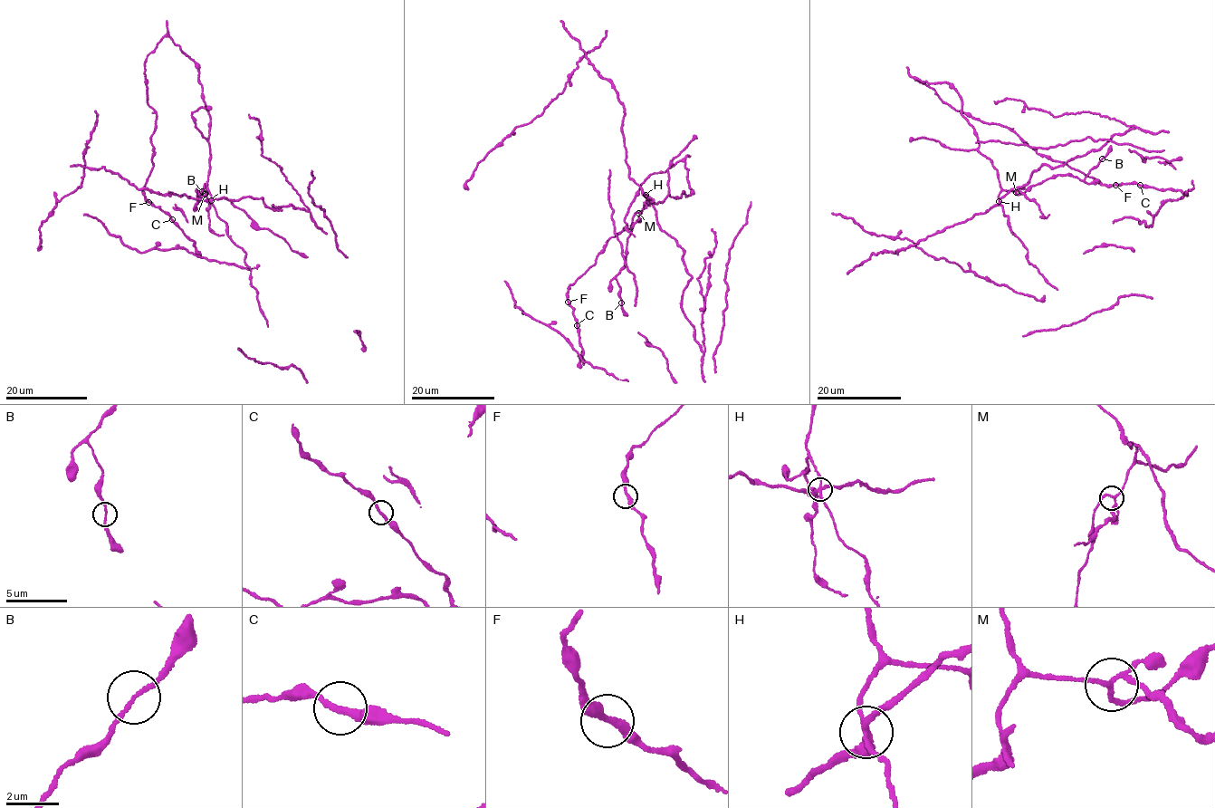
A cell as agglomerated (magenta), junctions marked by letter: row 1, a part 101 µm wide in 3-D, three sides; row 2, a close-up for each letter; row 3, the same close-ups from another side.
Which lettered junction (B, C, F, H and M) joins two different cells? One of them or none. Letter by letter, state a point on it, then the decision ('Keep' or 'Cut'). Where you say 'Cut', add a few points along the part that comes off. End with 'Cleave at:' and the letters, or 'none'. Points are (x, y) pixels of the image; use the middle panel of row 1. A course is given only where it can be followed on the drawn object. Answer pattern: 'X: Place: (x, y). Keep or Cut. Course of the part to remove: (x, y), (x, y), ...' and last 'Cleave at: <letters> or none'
B: Place: (621, 302). Keep
C: Place: (577, 325). Keep
F: Place: (568, 302). Keep
H: Place: (645, 195). Cut
M: Place: (638, 213). Keep
Cleave at: H

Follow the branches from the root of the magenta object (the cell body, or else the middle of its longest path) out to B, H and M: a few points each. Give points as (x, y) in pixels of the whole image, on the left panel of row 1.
B: (198, 76), (210, 122), (211, 153), (207, 192), (201, 197), (196, 189), (200, 194), (196, 204), (202, 191)
H: (198, 76), (202, 100), (210, 122), (210, 168), (206, 186), (211, 199)
M: (198, 76), (202, 100), (210, 122), (210, 168), (207, 192), (205, 194)

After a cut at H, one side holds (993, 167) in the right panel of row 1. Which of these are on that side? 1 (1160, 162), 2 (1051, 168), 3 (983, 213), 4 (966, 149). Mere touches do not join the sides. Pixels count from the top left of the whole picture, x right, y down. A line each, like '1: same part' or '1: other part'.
1: other part
2: other part
3: other part
4: same part

